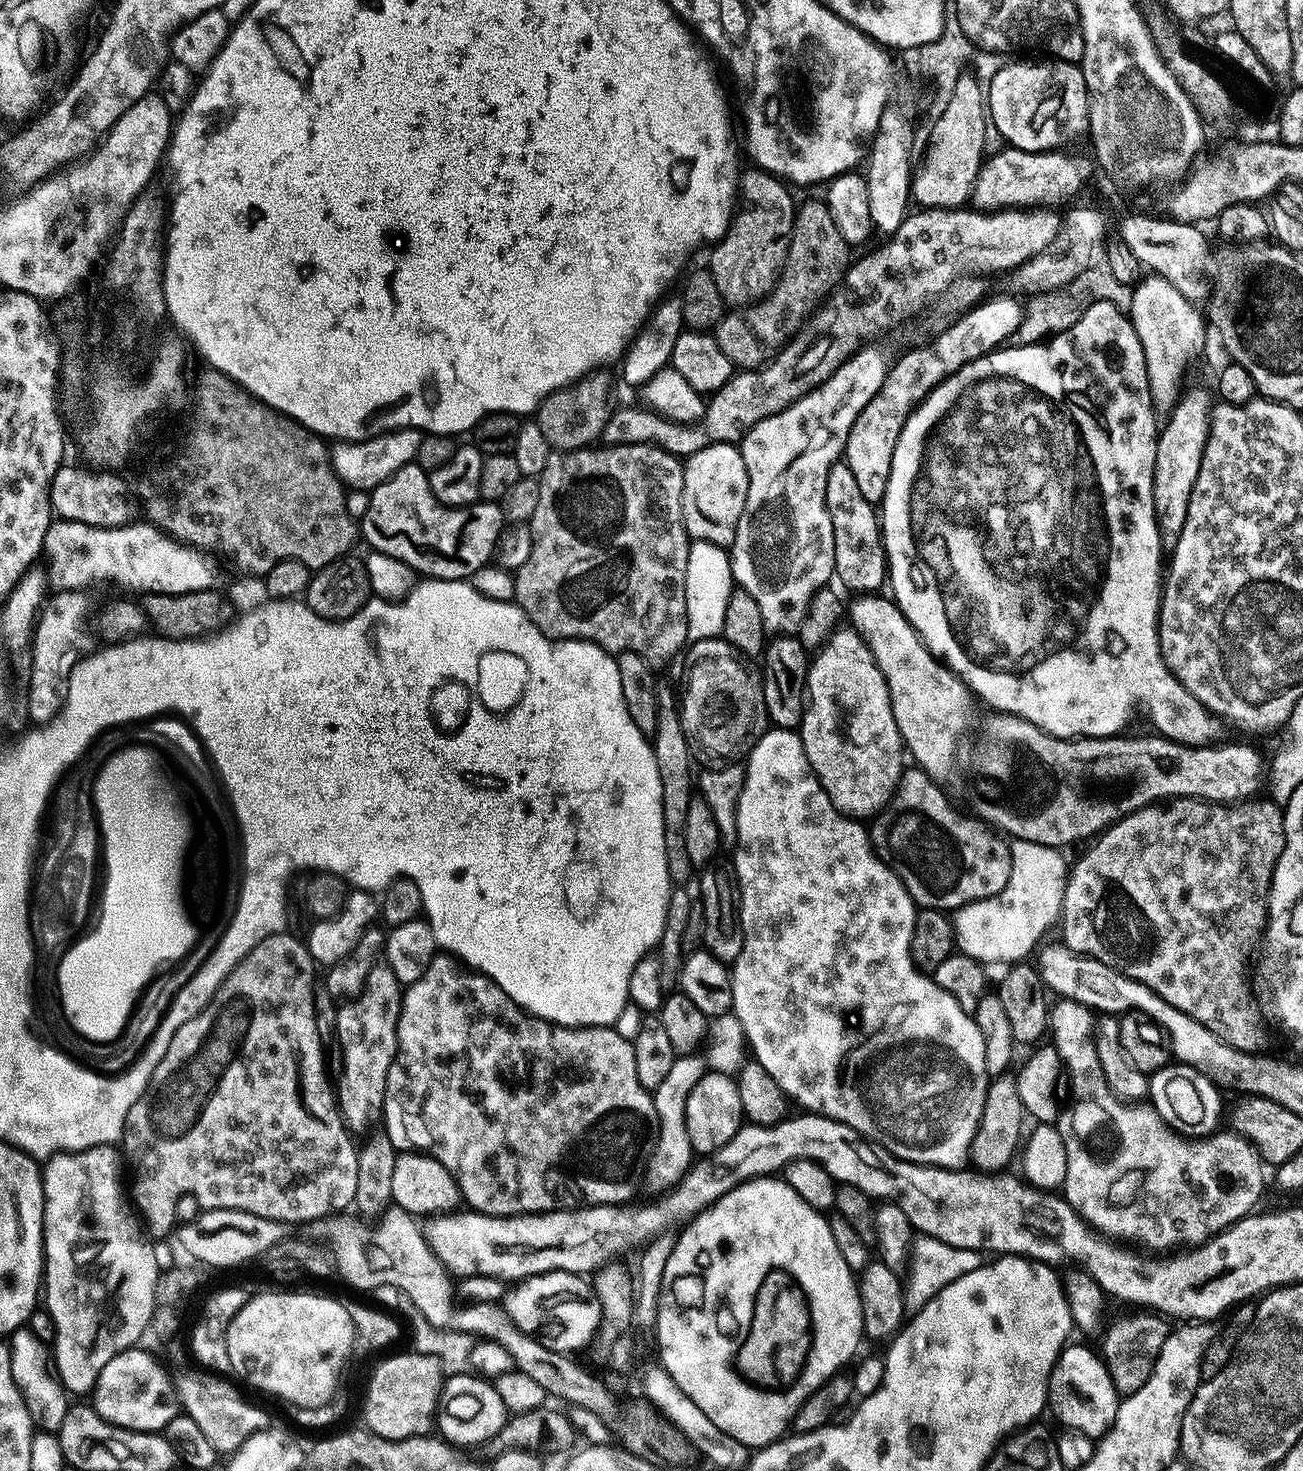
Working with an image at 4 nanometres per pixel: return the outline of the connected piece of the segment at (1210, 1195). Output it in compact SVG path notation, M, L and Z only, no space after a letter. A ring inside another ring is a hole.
M1063 998L1057 999L1050 1008L1050 1040L1051 1047L1055 1048L1060 1056L1060 1063L1066 1073L1066 1080L1072 1083L1072 1096L1076 1099L1076 1105L1072 1108L1072 1113L1065 1115L1059 1121L1060 1134L1065 1142L1066 1150L1066 1174L1062 1185L1062 1195L1068 1201L1068 1205L1074 1209L1080 1217L1088 1223L1088 1227L1105 1237L1116 1242L1126 1242L1122 1240L1133 1240L1136 1244L1145 1244L1148 1248L1176 1248L1179 1244L1190 1244L1186 1246L1199 1246L1205 1244L1218 1233L1243 1220L1245 1216L1253 1211L1252 1208L1260 1200L1260 1195L1264 1192L1264 1168L1265 1161L1261 1160L1260 1153L1235 1131L1220 1132L1213 1131L1203 1138L1189 1138L1179 1132L1175 1132L1170 1125L1163 1120L1156 1109L1144 1102L1125 1102L1119 1100L1110 1090L1110 1086L1104 1077L1102 1066L1098 1062L1098 1050L1094 1039L1094 1012L1084 1004L1079 1004L1073 1000Z

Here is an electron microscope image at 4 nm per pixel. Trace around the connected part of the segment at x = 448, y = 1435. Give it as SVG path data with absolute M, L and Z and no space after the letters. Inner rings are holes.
M476 1374L449 1375L440 1389L440 1402L436 1406L435 1427L439 1435L453 1446L477 1444L483 1446L502 1430L510 1417L507 1406L498 1398L495 1383Z

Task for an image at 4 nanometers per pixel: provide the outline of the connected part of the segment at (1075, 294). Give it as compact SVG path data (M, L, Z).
M1105 266L1090 267L1074 282L1070 282L1059 292L1043 292L1040 296L1033 296L1023 305L1020 325L1012 336L1011 343L1019 346L1021 344L1039 344L1049 338L1058 335L1059 332L1070 330L1074 322L1086 314L1086 310L1094 302L1108 300L1115 308L1124 310L1132 303L1132 288L1129 285L1118 282L1113 275L1108 276L1110 269Z

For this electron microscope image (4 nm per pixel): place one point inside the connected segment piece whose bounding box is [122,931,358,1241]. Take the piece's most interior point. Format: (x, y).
(225, 1118)

